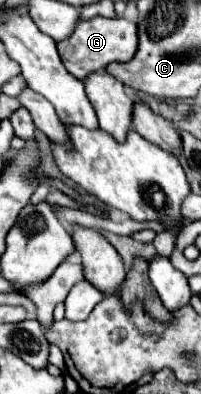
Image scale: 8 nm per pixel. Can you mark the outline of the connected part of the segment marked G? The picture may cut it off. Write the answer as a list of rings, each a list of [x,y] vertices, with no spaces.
[[[101,16],[81,20],[79,26],[75,28],[75,34],[59,42],[57,48],[65,68],[73,72],[73,76],[77,76],[79,80],[85,80],[93,72],[103,72],[105,66],[111,62],[129,62],[135,56],[139,48],[137,24],[127,22],[125,18],[101,18]]]

